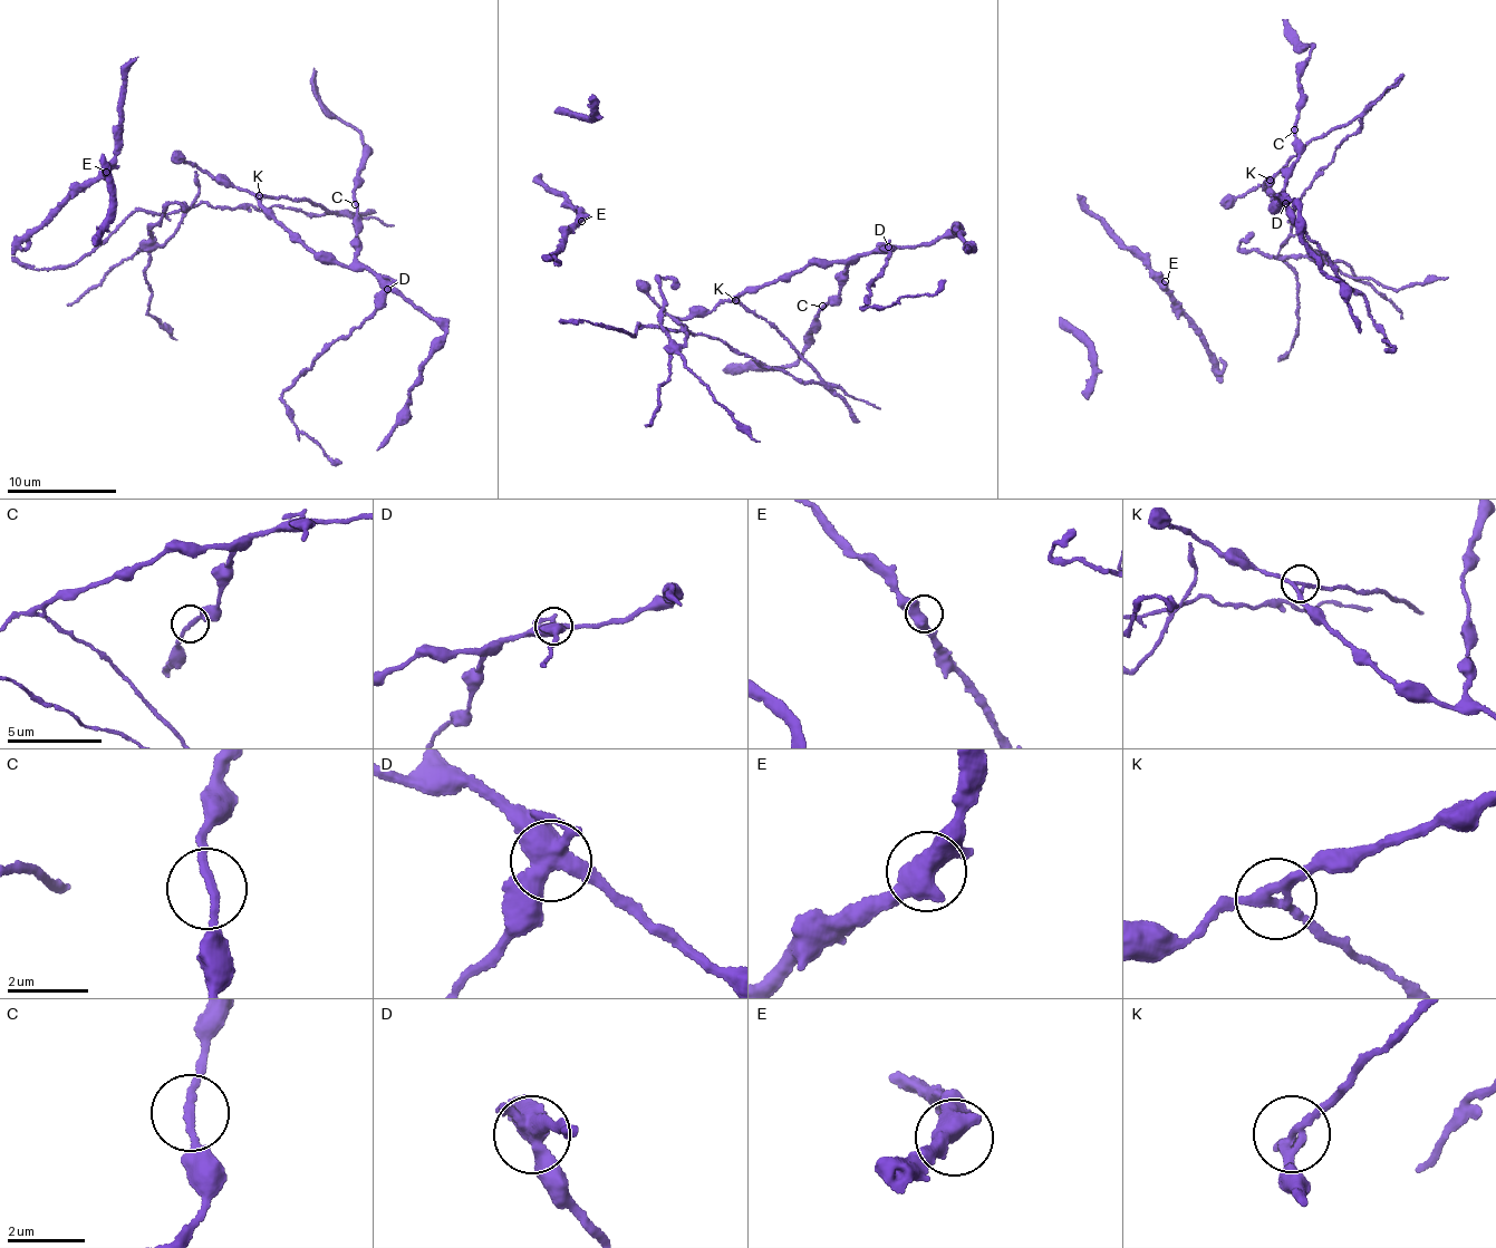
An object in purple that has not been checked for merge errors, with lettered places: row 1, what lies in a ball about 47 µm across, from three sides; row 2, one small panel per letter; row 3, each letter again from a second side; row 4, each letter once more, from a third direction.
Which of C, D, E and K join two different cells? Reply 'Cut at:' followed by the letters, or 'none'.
Cut at: D, K

